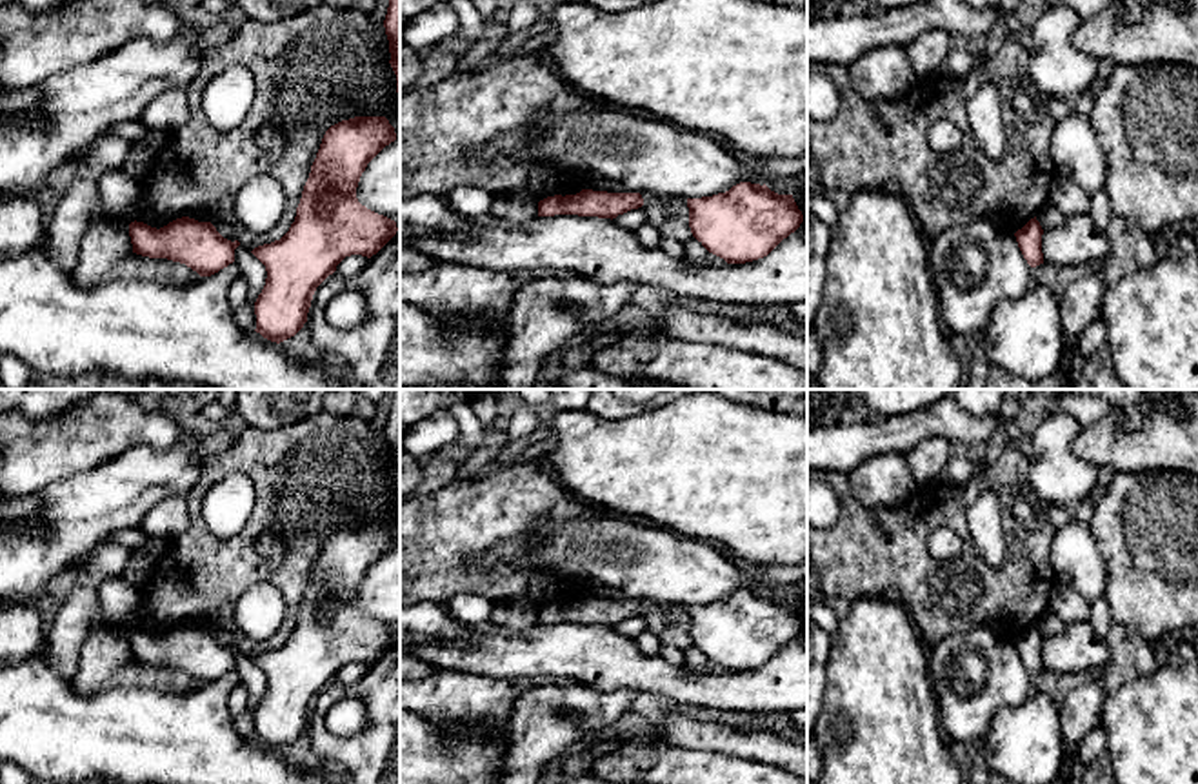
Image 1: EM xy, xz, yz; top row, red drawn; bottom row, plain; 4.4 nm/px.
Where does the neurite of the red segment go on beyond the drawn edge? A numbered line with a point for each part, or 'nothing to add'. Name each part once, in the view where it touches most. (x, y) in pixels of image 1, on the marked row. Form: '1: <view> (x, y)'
nothing to add

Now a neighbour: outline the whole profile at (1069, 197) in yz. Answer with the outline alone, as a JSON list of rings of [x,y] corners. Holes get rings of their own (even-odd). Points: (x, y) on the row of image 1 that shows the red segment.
[[[1056,175],[1049,200],[1067,216],[1087,213],[1091,196],[1071,178]]]

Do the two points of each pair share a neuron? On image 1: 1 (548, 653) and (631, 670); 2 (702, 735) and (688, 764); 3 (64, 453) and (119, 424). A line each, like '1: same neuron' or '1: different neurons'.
1: same neuron
2: different neurons
3: same neuron

